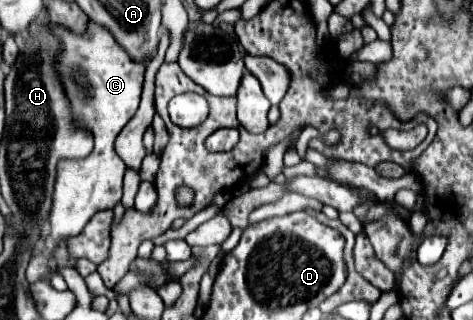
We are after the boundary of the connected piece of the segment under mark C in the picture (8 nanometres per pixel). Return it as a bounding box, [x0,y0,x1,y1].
[26,23,144,291]

